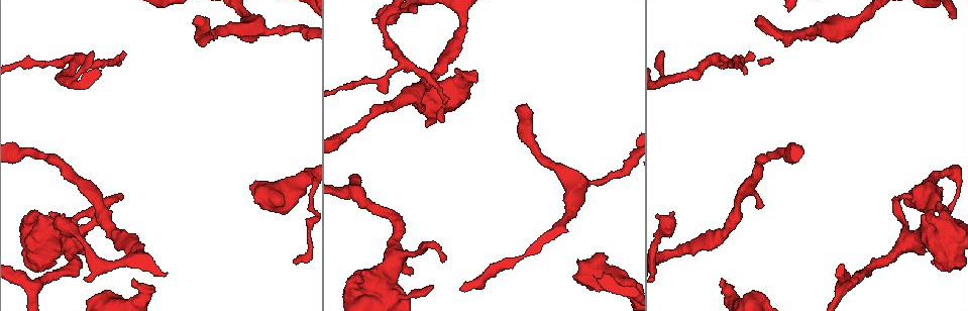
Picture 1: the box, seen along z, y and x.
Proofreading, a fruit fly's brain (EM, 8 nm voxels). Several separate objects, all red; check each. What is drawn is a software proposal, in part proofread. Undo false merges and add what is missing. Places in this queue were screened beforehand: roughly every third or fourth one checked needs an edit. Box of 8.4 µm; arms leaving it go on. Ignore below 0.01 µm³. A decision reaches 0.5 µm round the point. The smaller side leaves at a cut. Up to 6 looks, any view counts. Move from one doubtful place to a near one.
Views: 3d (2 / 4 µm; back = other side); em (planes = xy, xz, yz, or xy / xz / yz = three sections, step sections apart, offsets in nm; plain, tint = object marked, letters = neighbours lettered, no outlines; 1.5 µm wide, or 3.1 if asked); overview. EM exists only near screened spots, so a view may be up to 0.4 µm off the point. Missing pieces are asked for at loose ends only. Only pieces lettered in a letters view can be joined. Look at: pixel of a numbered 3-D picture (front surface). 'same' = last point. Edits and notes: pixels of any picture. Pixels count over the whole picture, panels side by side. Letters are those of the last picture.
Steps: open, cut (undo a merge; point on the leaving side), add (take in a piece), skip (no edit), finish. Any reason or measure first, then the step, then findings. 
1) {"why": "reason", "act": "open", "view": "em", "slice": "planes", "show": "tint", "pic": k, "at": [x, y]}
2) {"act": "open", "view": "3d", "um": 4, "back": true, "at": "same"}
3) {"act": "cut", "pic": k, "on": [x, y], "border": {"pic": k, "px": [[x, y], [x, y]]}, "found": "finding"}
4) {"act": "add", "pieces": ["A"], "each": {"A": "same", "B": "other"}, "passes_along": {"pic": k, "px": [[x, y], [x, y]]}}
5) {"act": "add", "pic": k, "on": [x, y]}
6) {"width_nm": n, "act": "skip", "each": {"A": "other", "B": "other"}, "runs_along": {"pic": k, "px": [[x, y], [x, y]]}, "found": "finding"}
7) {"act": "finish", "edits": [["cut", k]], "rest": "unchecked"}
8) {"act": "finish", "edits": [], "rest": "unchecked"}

{"why": "long arm stops here", "act": "open", "view": "em", "slice": "planes", "show": "tint", "pic": 1, "at": [516, 110]}

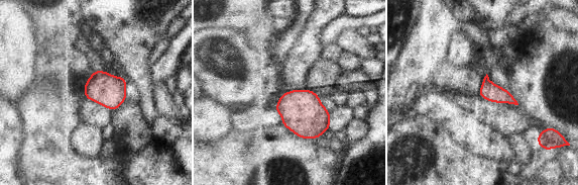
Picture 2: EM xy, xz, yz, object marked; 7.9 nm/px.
{"why": "what lies round it", "act": "open", "view": "em", "slice": "planes", "show": "letters", "at": "same"}

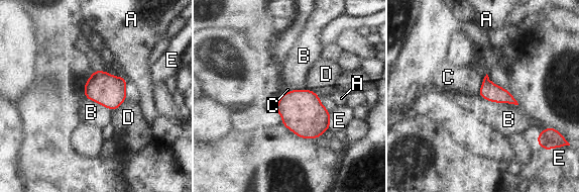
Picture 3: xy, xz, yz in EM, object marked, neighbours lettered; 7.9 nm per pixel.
{"act": "add", "pieces": ["C"], "each": {"A": "other", "B": "other", "C": "same", "D": "other", "E": "other"}, "passes_along": {"pic": 3, "px": [[493, 93], [481, 85], [452, 78]]}, "found": "the neuron continues"}

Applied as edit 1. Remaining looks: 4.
{"why": "see it whole again", "act": "open", "view": "overview"}

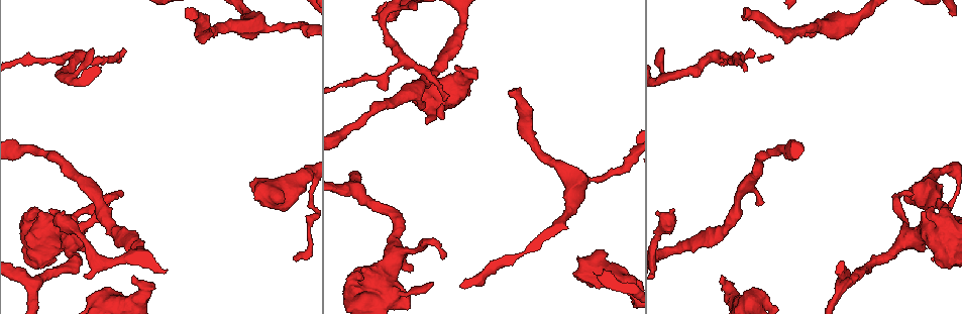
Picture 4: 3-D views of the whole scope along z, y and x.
{"why": "free end", "act": "open", "view": "3d", "um": 2, "pic": 4, "at": [375, 20]}

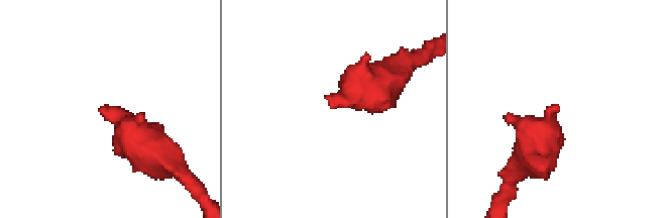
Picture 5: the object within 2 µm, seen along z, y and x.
{"why": "need the tissue", "act": "open", "view": "em", "slice": "planes", "show": "letters", "pic": 5, "at": [105, 104]}

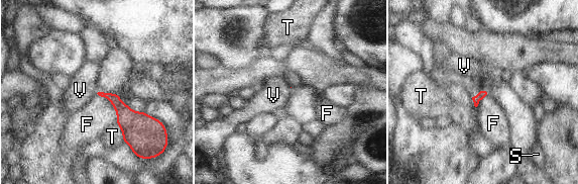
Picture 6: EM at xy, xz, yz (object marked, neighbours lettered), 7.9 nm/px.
{"longest_contact_nm": ["F", 280], "act": "skip", "each": {"F": "other", "S": "other", "T": "other", "V": "other"}, "found": "no lettered piece goes on from it"}

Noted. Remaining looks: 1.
{"act": "finish", "edits": [["add", 3]], "rest": "unchecked"}

